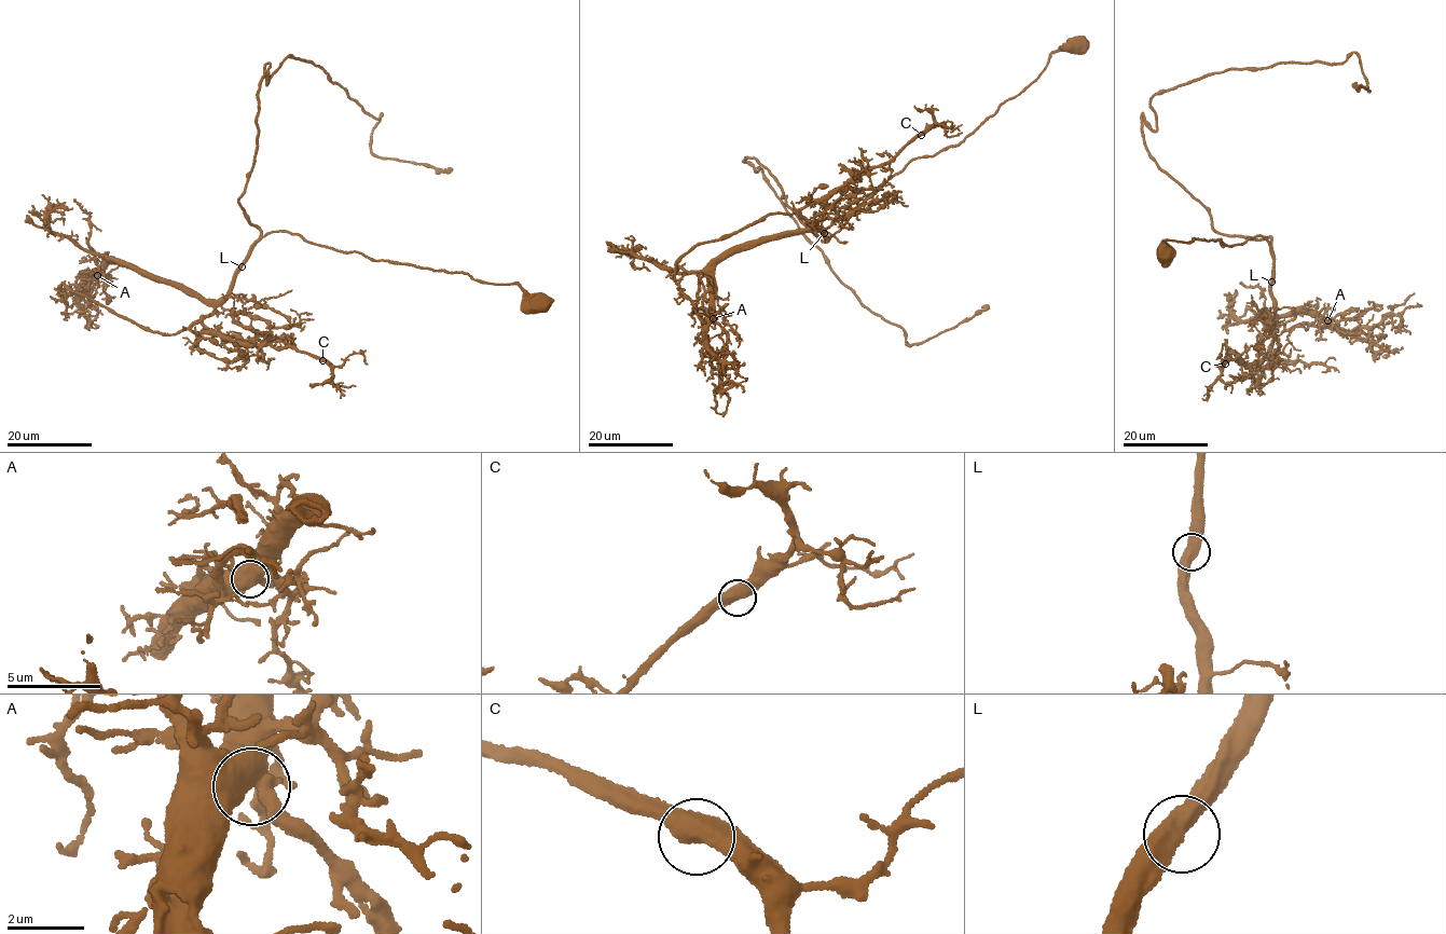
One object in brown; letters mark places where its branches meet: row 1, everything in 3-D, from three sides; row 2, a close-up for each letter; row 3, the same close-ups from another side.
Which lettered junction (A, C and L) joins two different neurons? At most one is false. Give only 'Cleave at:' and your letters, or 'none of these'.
Cleave at: none of these

